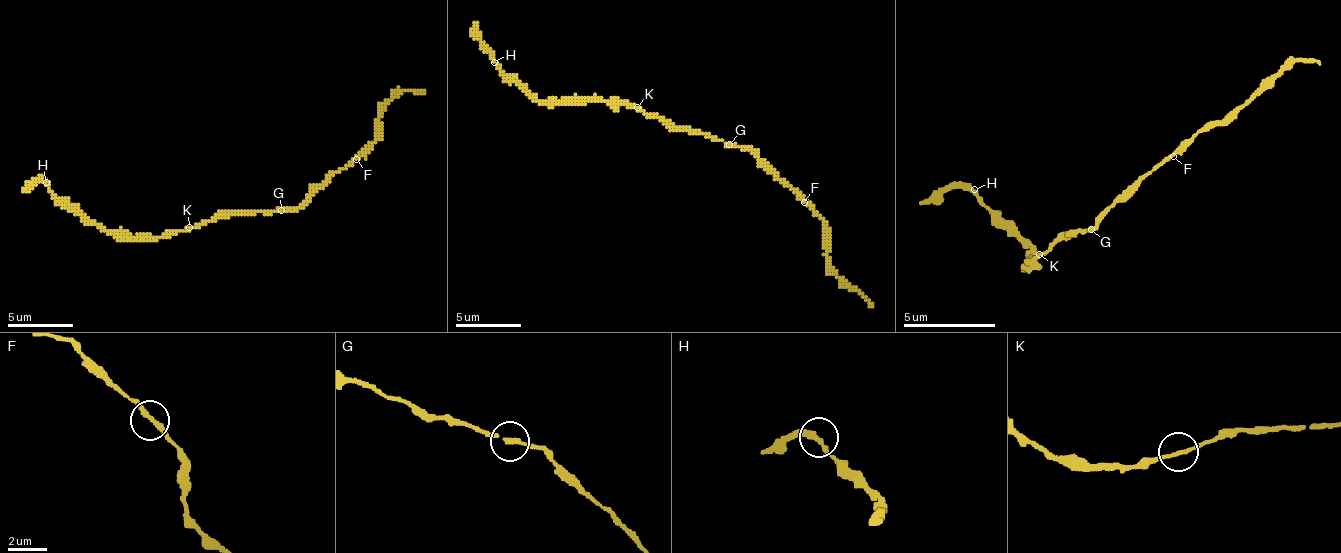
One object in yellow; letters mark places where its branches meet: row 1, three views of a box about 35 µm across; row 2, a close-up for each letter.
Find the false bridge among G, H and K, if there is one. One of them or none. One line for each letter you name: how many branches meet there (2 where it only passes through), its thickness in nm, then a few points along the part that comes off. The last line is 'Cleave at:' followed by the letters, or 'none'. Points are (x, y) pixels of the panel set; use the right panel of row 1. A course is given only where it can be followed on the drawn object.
Cleave at: none

